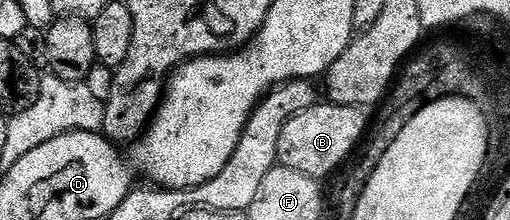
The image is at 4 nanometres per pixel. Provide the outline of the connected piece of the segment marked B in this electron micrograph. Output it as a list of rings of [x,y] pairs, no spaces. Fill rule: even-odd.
[[[316,103],[305,111],[293,115],[281,127],[281,139],[277,143],[278,164],[284,169],[292,169],[306,177],[324,179],[351,152],[367,129],[367,117],[358,105],[333,105]]]

